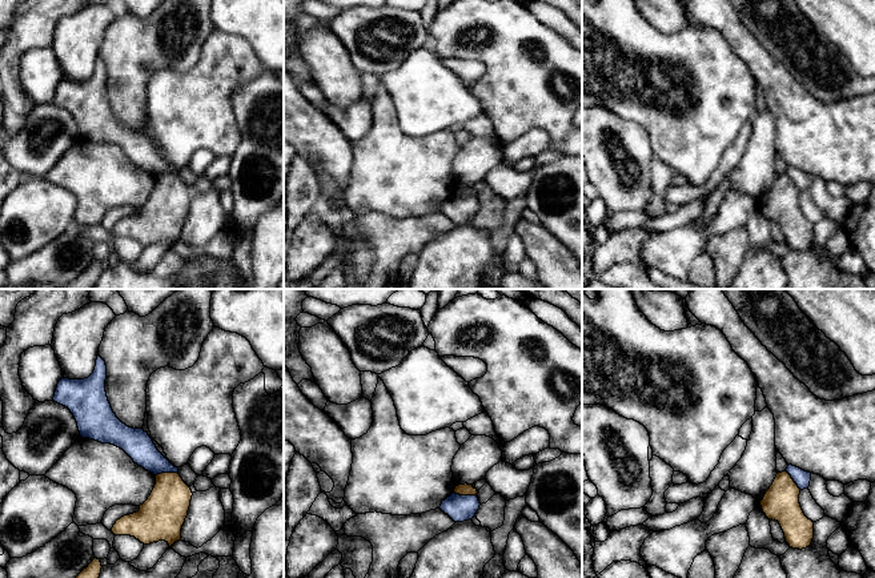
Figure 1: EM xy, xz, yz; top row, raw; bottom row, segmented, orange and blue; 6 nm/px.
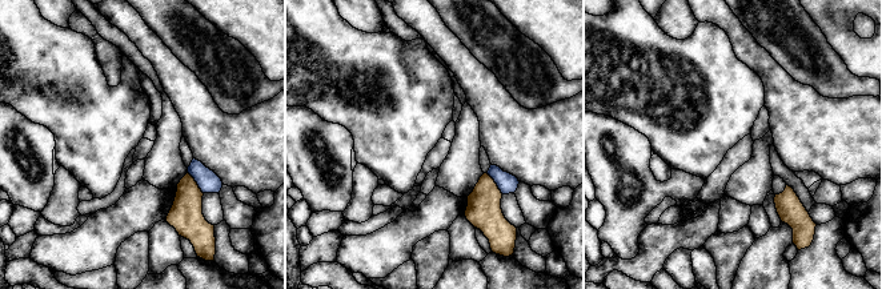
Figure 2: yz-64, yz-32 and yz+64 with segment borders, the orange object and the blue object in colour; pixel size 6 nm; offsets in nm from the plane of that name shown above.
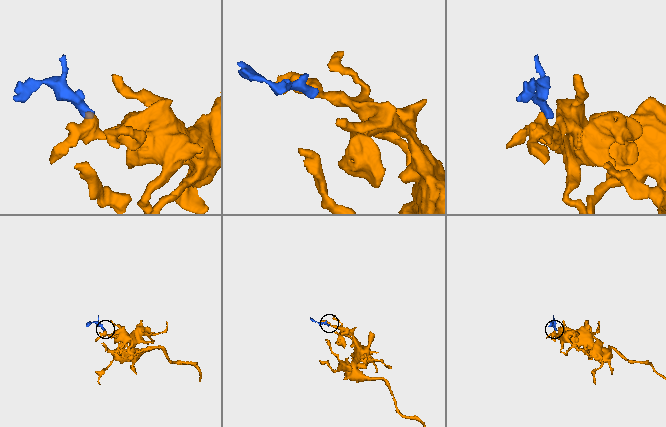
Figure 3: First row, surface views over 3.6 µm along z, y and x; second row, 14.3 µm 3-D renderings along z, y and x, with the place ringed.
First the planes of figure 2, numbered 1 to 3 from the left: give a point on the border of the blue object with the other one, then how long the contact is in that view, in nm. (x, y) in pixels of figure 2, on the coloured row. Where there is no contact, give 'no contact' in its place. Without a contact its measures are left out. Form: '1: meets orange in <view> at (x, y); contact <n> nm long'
1: meets orange in yz-64 at (196, 183); contact 160 nm long
2: meets orange in yz-32 at (496, 184); contact 160 nm long
3: no contact

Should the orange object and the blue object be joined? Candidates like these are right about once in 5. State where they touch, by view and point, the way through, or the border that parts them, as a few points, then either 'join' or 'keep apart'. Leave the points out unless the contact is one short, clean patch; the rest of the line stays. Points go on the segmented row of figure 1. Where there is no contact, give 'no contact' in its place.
contact xy (167, 473); border xy (177, 472), (161, 472), (156, 476); keep apart

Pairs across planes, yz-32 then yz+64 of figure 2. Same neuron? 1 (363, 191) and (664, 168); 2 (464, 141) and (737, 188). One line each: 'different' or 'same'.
1: same
2: same

